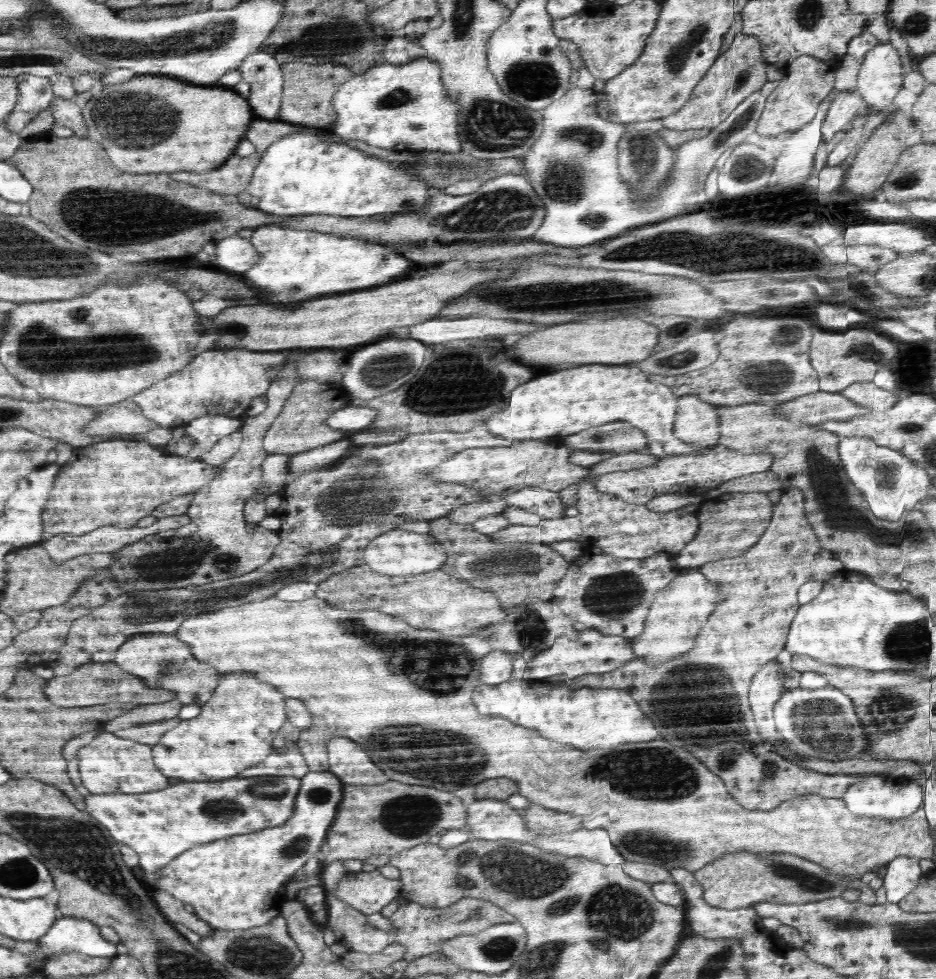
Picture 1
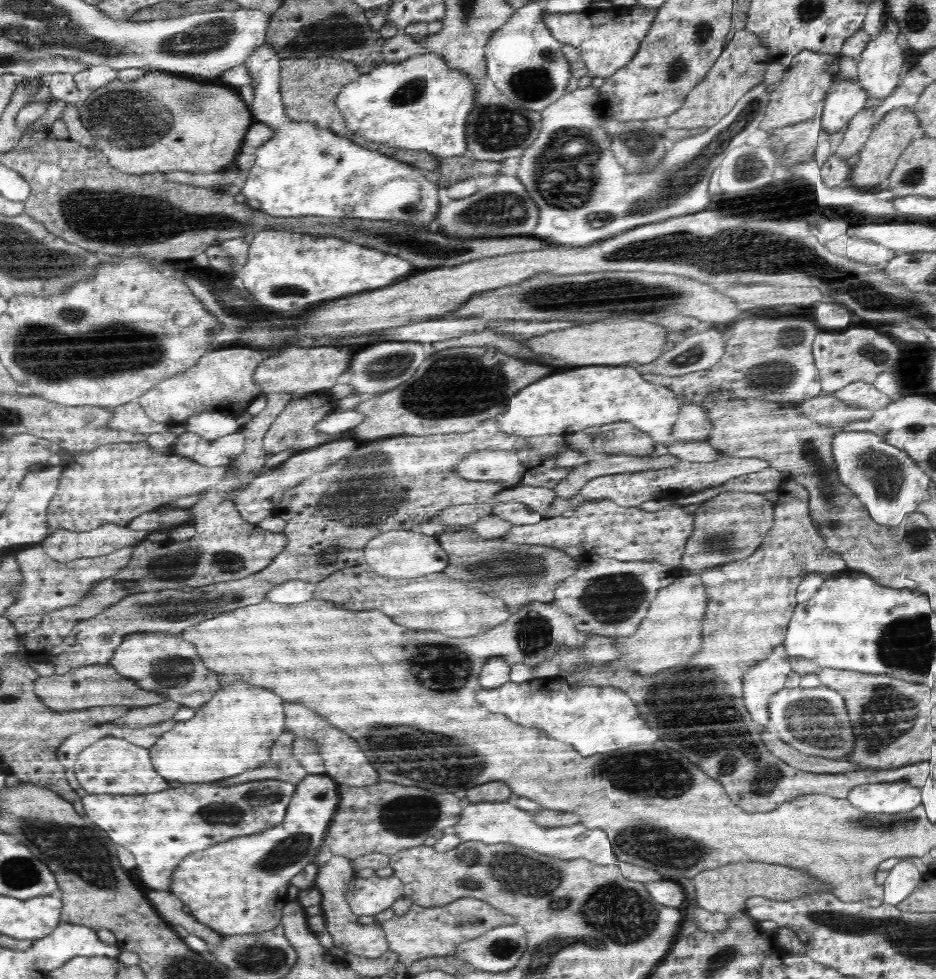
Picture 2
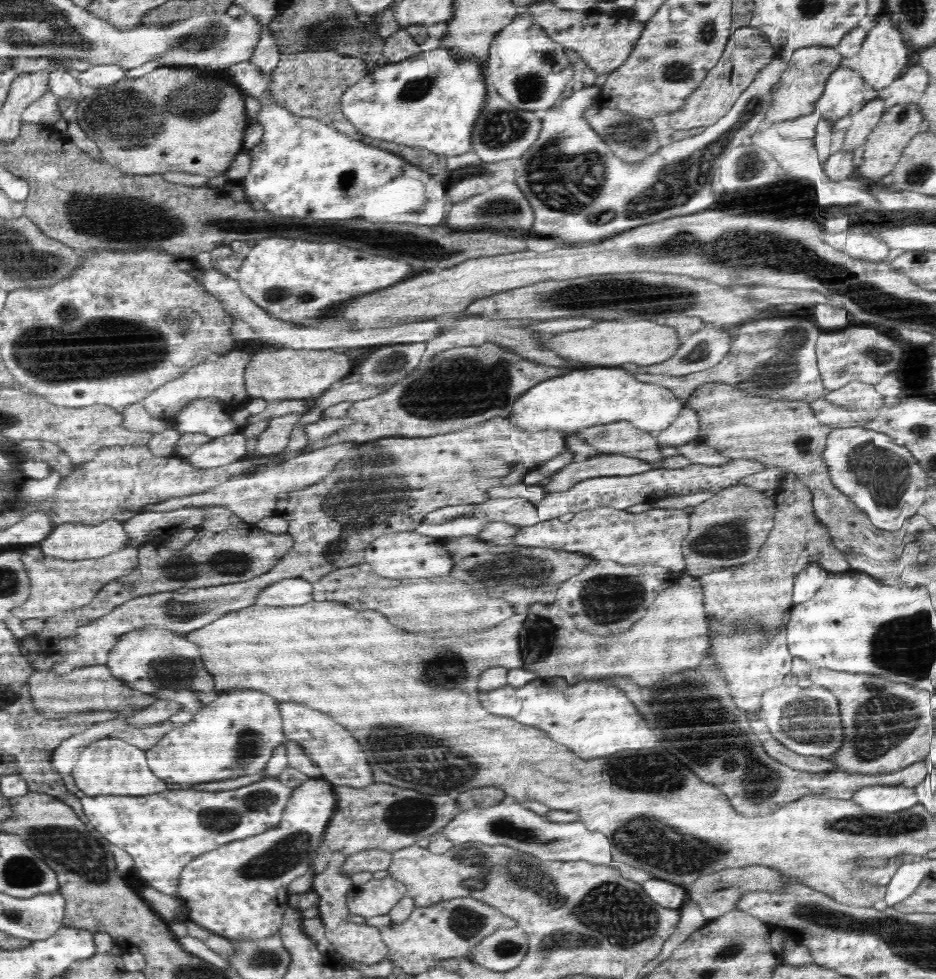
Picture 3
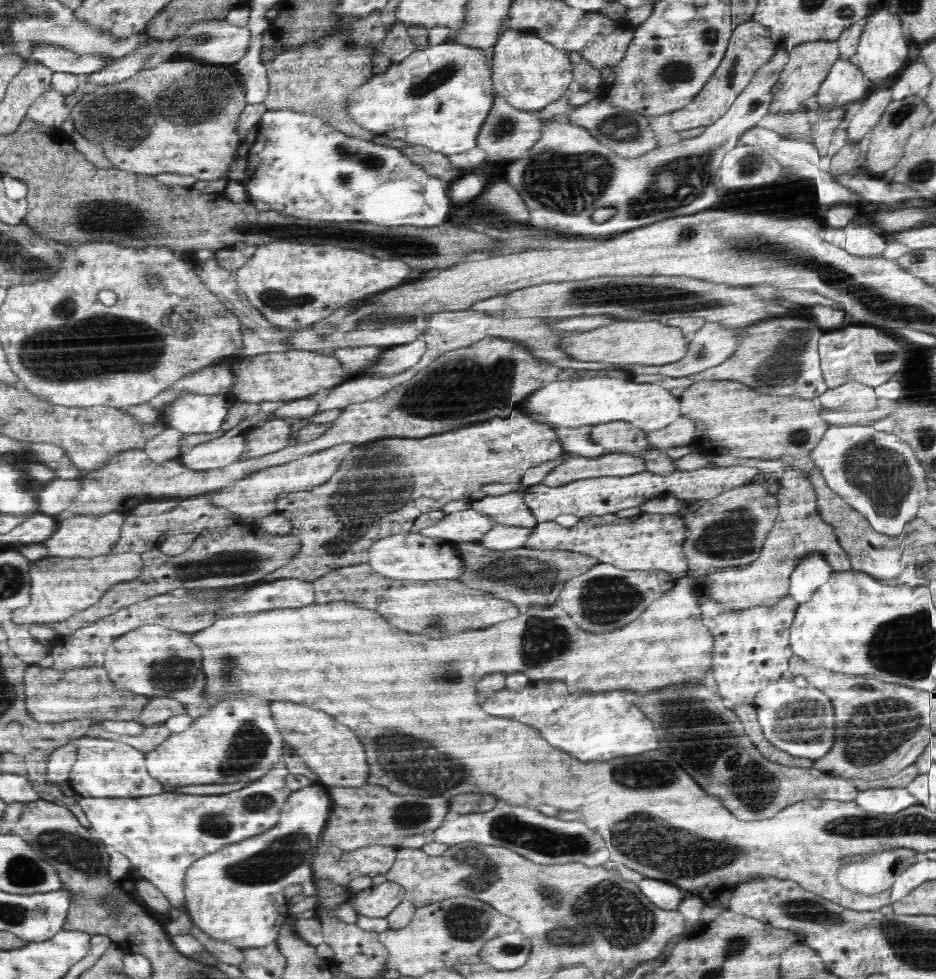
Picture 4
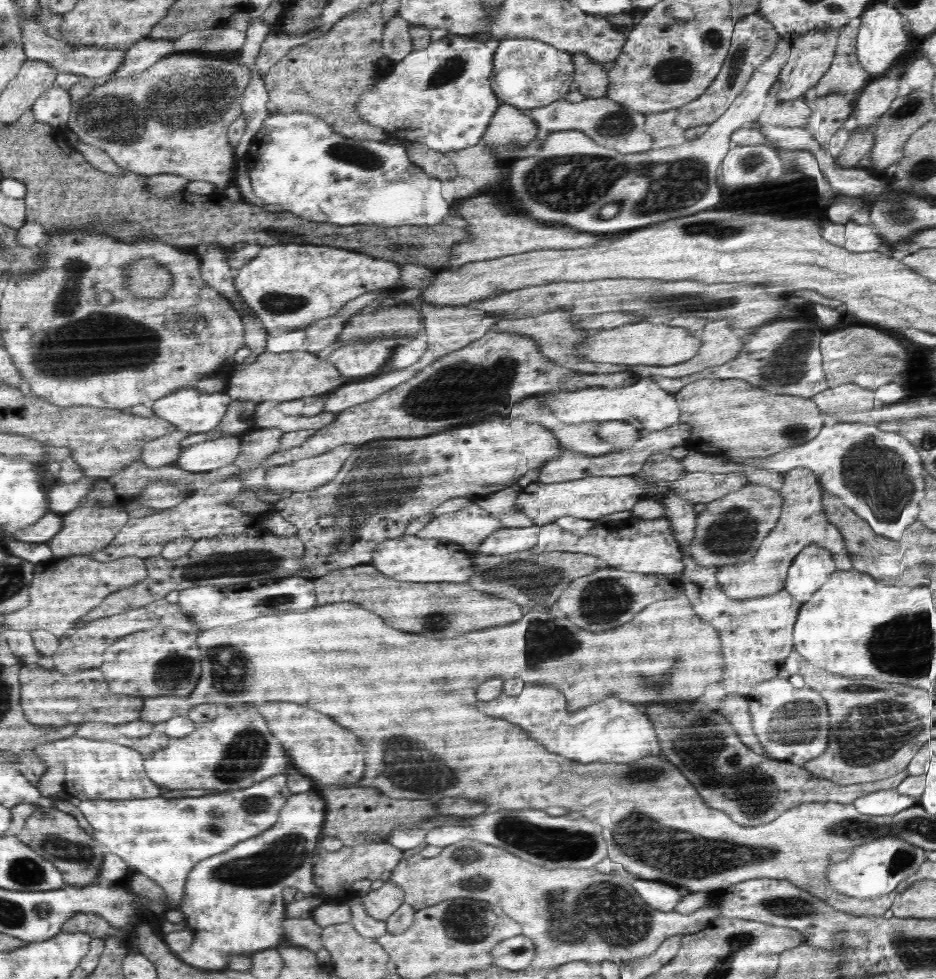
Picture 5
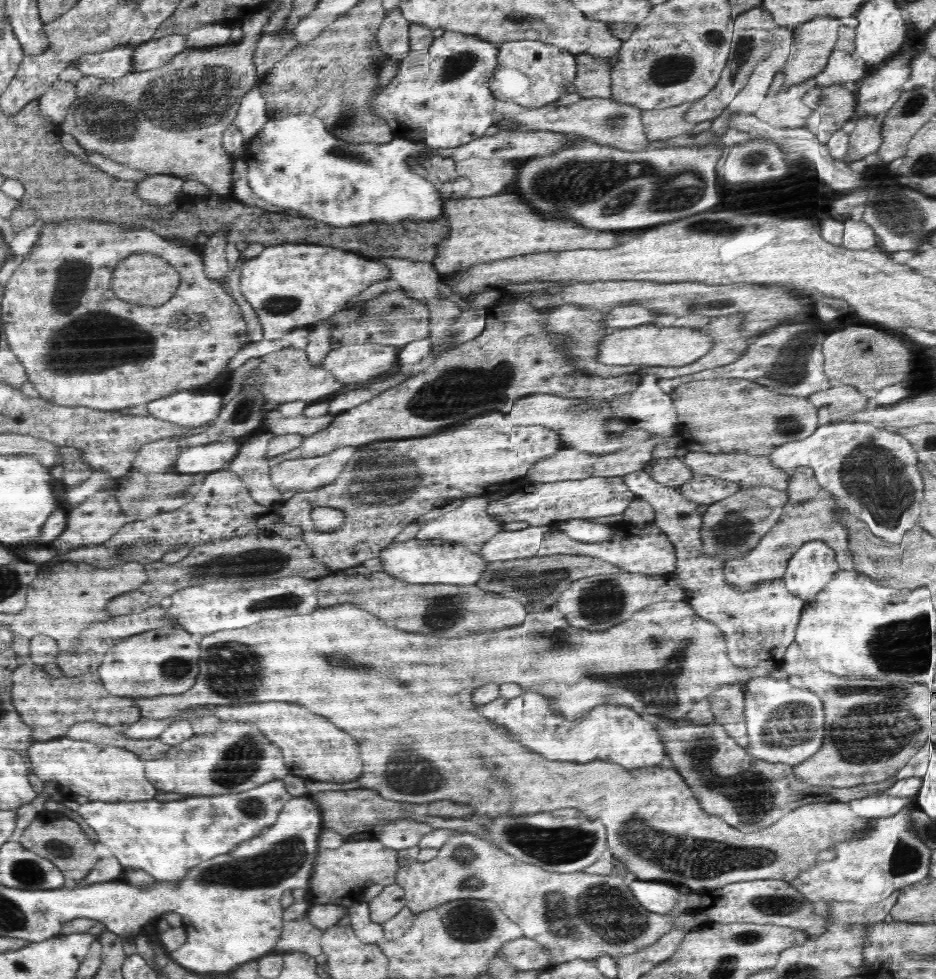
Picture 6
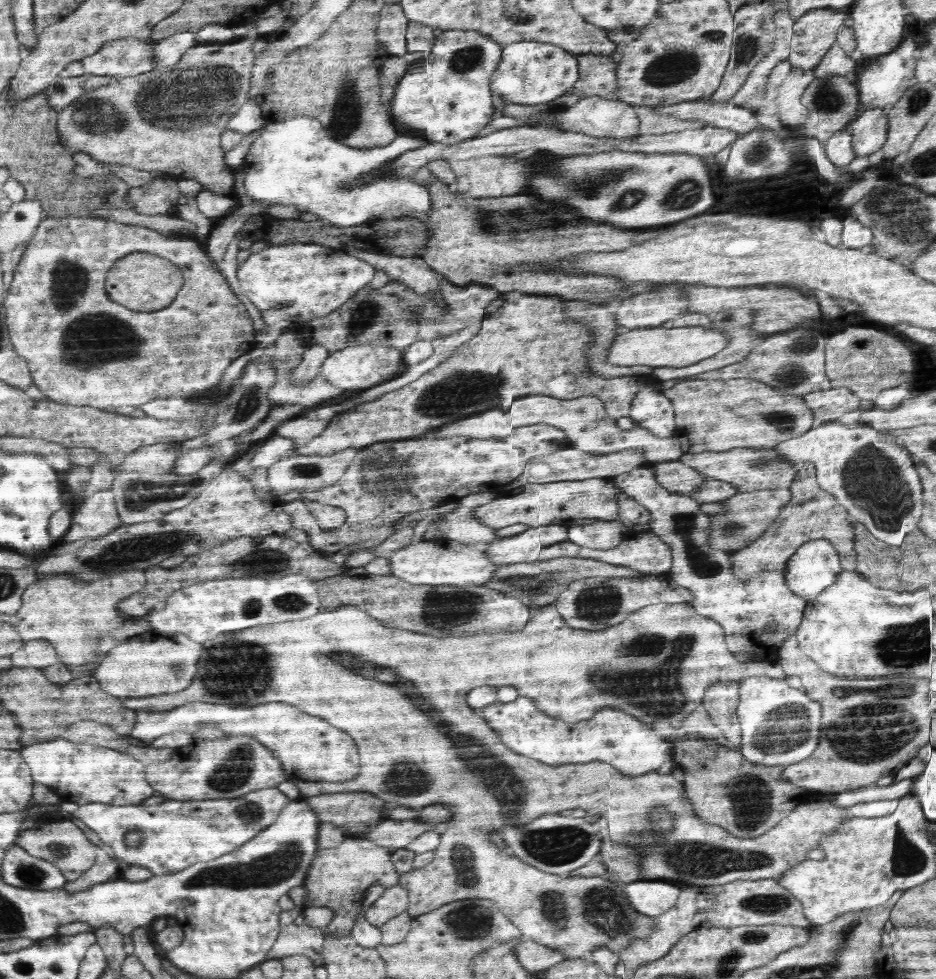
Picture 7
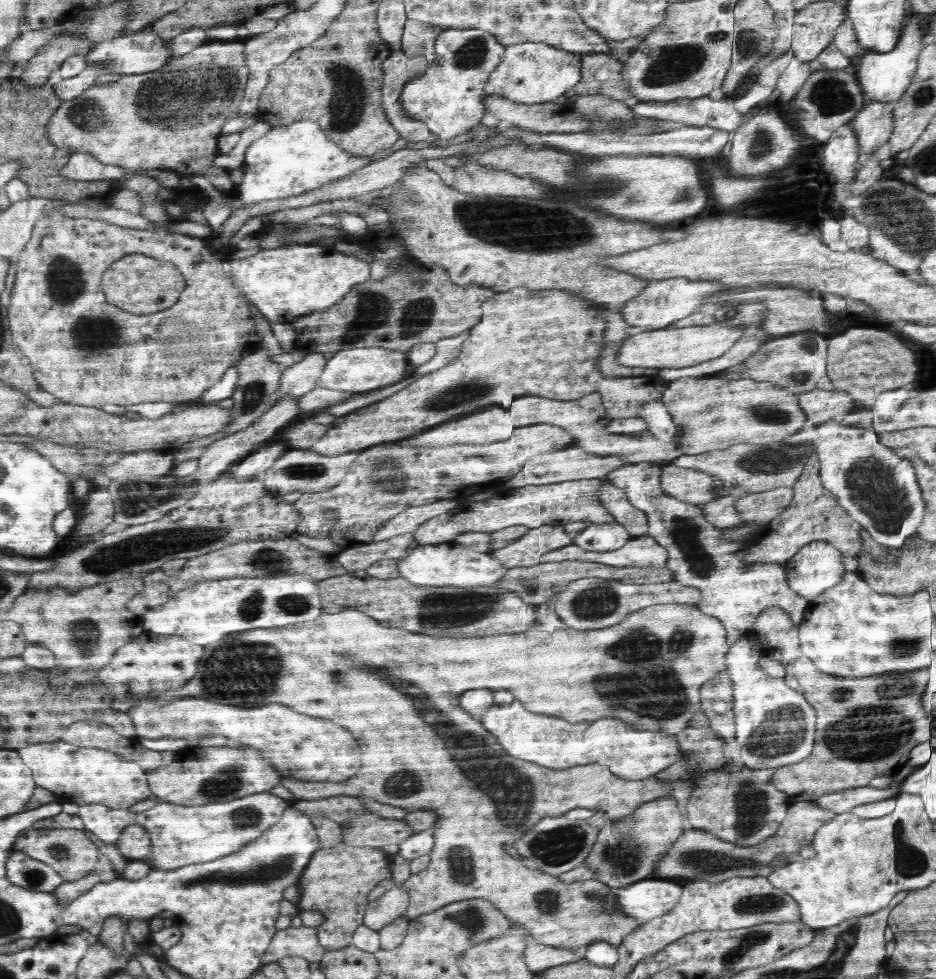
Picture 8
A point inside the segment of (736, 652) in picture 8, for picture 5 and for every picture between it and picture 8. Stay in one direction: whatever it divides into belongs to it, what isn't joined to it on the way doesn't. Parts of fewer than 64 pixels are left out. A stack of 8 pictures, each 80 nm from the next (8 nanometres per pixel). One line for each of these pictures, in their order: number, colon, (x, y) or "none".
5: (776, 707)
6: (773, 709)
7: (770, 711)

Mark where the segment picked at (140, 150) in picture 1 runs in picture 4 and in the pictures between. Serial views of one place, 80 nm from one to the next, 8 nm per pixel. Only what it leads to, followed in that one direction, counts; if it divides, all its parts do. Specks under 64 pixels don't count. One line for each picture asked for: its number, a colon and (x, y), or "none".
2: (159, 122)
3: (182, 119)
4: (180, 116)

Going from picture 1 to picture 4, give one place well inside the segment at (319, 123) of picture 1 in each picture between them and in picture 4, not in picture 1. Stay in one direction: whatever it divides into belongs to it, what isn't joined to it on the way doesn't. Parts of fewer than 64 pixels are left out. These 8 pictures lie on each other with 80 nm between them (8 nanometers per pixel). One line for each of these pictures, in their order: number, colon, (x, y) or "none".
2: (309, 87)
3: (309, 84)
4: (317, 78)

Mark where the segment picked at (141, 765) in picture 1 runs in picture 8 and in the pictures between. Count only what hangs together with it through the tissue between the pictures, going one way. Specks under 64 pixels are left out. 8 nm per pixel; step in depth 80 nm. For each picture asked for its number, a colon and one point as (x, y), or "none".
2: (112, 766)
3: (106, 767)
4: (104, 769)
5: (95, 770)
6: (88, 772)
7: (83, 774)
8: (85, 776)

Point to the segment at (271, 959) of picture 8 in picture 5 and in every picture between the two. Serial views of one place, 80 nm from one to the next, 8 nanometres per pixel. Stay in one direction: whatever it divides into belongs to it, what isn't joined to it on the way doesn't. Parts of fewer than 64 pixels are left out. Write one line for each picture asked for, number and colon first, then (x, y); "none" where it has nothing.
5: (305, 932)
6: (299, 935)
7: (293, 939)

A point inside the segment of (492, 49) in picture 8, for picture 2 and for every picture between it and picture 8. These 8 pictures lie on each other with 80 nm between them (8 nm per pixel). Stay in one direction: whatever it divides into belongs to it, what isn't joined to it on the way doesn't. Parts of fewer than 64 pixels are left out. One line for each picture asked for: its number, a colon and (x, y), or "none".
2: (421, 104)
3: (431, 100)
4: (439, 97)
5: (442, 96)
6: (442, 97)
7: (444, 98)

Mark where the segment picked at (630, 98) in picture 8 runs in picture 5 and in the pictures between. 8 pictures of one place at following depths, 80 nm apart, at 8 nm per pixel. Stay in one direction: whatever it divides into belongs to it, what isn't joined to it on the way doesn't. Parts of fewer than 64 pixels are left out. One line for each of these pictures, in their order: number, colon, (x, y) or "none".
5: (592, 79)
6: (593, 79)
7: (597, 73)

